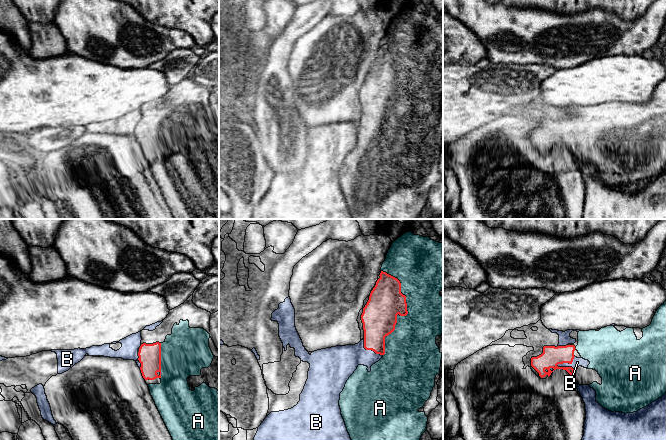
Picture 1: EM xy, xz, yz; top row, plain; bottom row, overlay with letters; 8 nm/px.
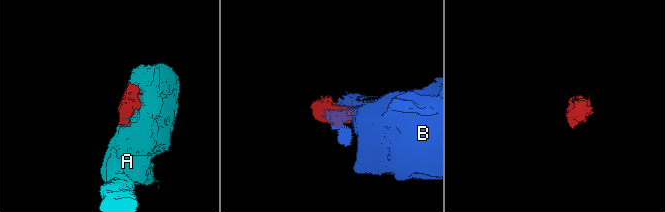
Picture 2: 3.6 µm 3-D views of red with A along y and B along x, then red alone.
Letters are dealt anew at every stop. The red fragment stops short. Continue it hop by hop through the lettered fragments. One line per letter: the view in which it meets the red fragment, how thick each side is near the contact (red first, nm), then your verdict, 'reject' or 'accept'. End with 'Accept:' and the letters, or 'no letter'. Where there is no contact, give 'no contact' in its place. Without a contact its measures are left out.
A: xz | 280/380 nm | accept
B: yz | 160/70 nm | reject
Accept: A

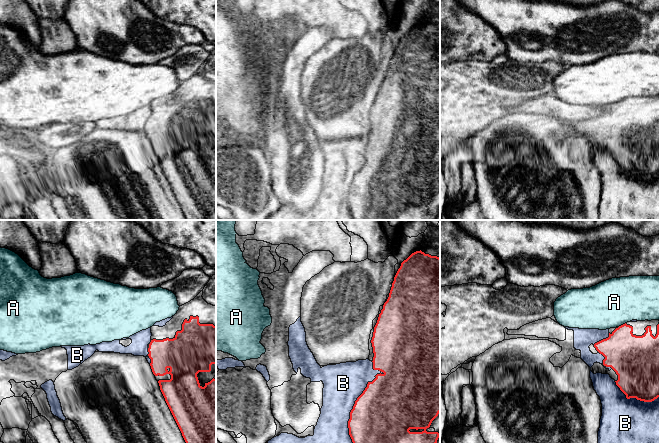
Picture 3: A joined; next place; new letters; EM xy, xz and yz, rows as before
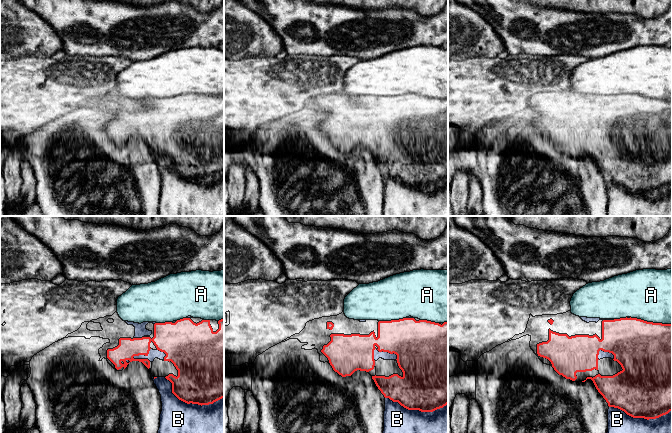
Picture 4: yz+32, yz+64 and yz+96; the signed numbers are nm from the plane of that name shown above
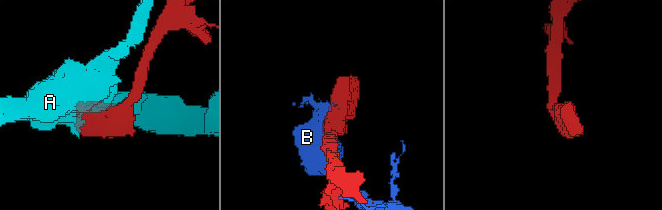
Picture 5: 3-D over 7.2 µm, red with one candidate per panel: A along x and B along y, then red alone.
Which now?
A: yz | 340/380 nm | reject
B: xz | 480/320 nm | reject
Accept: no letter

